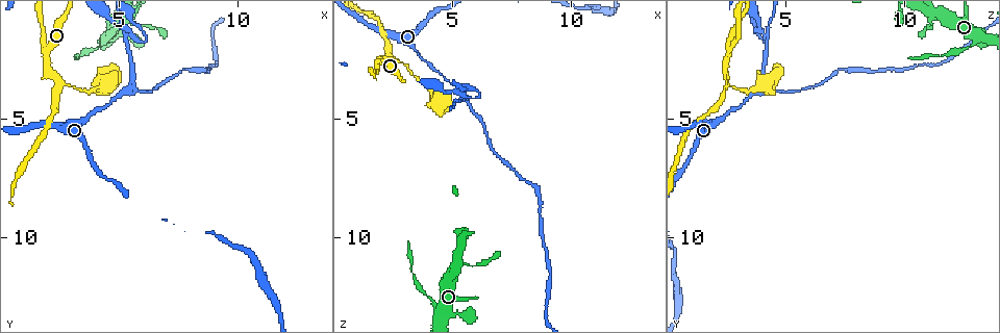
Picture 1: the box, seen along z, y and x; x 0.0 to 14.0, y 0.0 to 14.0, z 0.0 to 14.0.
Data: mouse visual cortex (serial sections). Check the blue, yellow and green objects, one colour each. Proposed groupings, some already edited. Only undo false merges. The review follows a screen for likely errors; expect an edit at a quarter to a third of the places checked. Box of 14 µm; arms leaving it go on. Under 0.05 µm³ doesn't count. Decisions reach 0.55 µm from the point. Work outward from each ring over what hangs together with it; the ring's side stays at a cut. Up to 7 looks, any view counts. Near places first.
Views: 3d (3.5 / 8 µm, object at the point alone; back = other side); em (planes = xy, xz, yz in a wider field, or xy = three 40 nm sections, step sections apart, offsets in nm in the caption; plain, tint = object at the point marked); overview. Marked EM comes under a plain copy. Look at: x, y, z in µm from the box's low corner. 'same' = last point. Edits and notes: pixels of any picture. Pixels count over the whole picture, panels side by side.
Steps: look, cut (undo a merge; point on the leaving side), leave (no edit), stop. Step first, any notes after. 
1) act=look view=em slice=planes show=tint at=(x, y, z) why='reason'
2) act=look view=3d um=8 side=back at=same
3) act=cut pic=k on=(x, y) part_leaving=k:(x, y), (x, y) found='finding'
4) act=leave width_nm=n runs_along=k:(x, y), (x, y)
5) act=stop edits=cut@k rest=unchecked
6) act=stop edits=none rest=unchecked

act=look view=3d um=3.5 side=back at=(5.2, 3.9, 3.6) why='branch point'

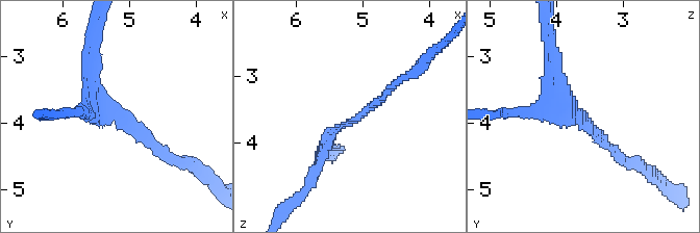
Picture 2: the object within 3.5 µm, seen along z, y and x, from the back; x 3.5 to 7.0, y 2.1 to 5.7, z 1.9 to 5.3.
act=look view=em slice=xy step=5 show=tint at=(5.20, 3.90, 3.65) why='need the tissue'

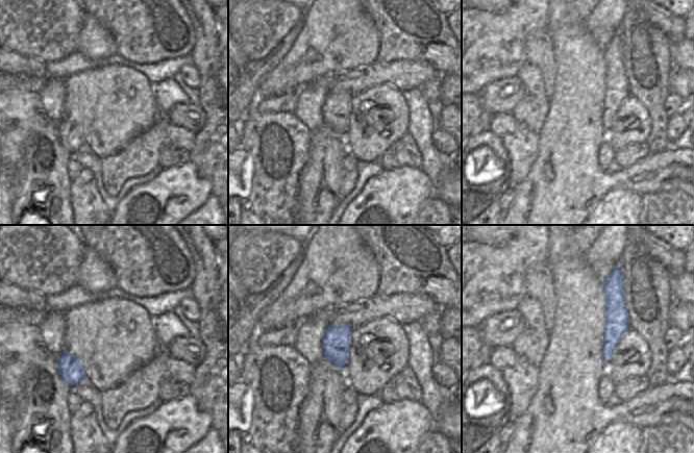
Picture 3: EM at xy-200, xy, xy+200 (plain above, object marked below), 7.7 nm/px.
act=look view=em slice=xy step=3 show=tint at=same

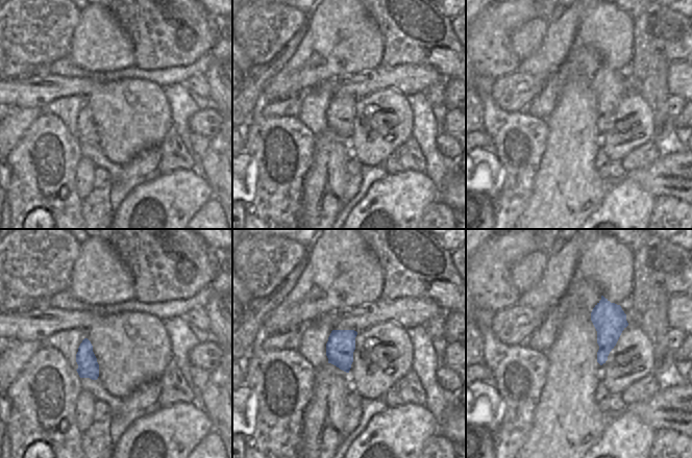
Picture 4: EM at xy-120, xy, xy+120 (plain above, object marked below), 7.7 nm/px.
act=leave arm_widths_nm=150,150,200 runs_along=2:(167, 155), (97, 101), (97, 62) found='one cell here'

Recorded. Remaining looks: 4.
act=look view=3d um=3.5 at=(5.3, 1.8, 4.2) why='four arms meet'

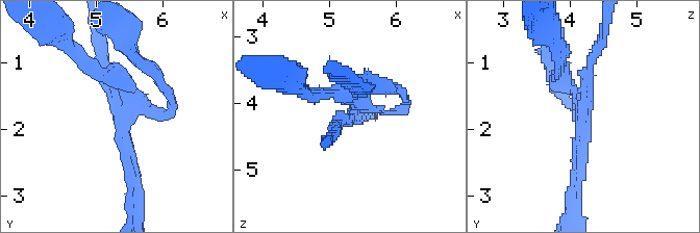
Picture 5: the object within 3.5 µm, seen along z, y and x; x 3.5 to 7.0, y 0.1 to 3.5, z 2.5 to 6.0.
act=look view=em slice=xy step=1 show=tint at=(5.35, 1.80, 4.15)

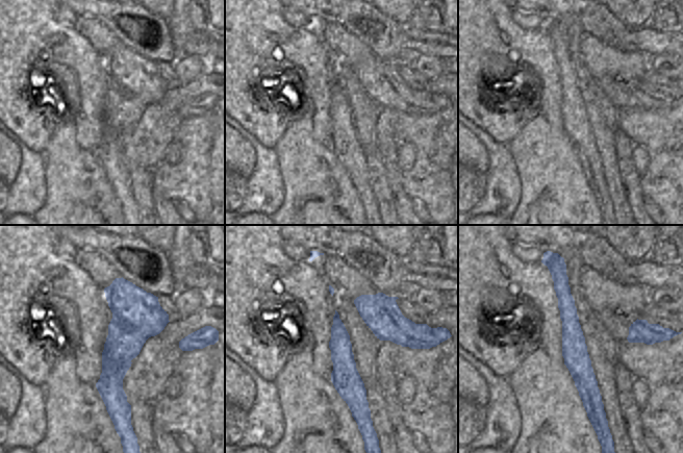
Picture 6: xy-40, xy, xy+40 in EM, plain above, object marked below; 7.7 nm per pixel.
act=cut pic=5 on=(566, 100) found='a second cell is stuck on'

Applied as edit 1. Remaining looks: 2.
act=stop edits=cut@5 rest=unchecked

